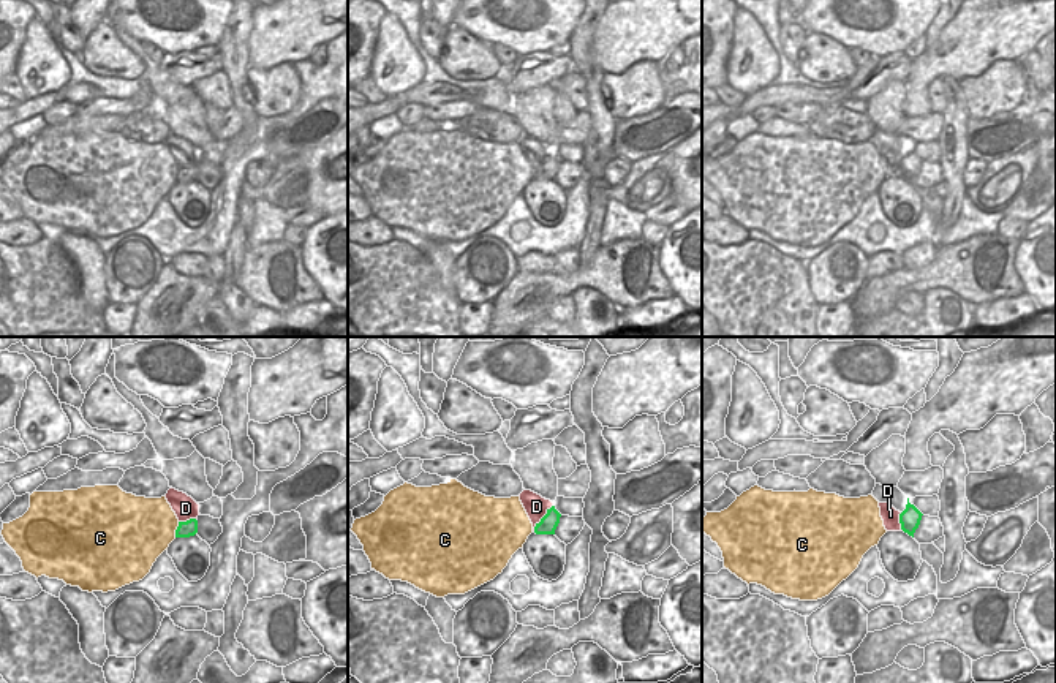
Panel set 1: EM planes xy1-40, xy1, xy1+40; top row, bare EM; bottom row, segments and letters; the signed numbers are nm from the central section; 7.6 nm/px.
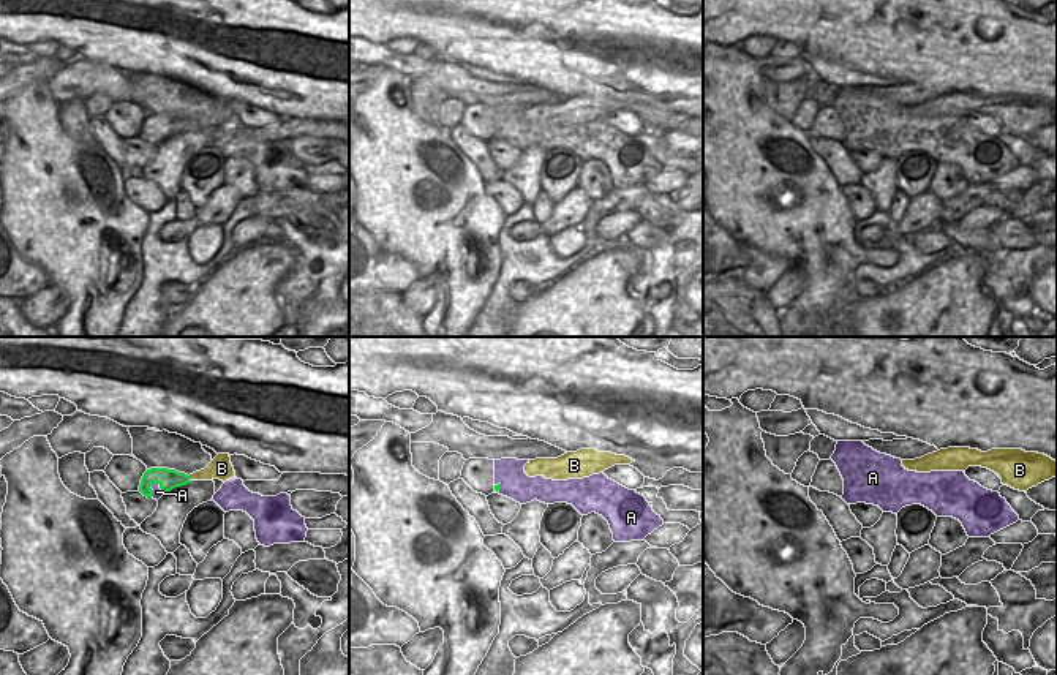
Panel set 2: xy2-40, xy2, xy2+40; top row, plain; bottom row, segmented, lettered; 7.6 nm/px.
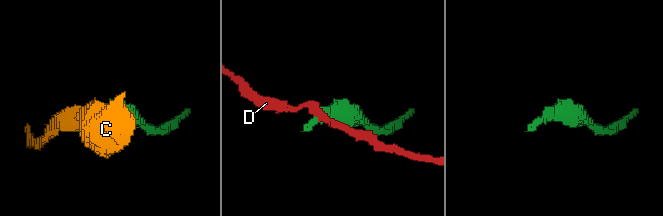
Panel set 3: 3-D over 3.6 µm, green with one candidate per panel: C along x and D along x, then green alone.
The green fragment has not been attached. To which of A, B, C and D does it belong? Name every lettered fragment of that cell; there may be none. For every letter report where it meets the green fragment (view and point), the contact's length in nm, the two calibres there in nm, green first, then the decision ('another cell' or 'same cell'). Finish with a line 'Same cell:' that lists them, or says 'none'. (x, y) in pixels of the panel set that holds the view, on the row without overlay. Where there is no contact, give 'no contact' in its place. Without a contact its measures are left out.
A: meets green in xy2-40 at (160, 133); contact 140 nm long; 160 nm thick on the green side, 70 nm on the other; another cell
B: meets green in xy2-40 at (188, 125); contact 50 nm long; 160 nm thick on the green side, 170 nm on the other; same cell
C: meets green in xy1-40 at (176, 176); contact 130 nm long; 120 nm thick on the green side, 460 nm on the other; another cell
D: meets green in xy1 at (543, 163); contact 260 nm long; 140 nm thick on the green side, 170 nm on the other; another cell
Same cell: B

